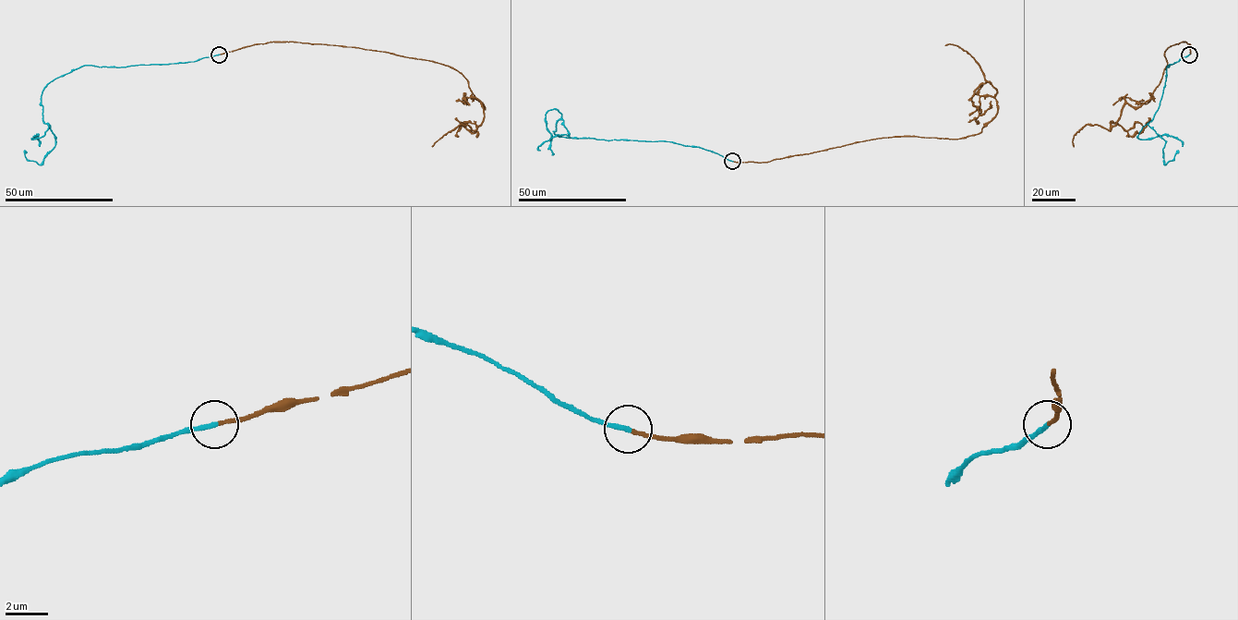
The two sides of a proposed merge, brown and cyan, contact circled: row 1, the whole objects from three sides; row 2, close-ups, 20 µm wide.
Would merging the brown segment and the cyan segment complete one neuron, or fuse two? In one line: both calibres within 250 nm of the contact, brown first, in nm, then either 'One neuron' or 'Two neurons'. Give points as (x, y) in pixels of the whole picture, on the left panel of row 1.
Thickness 170 nm (brown) against 240 nm. One neuron

